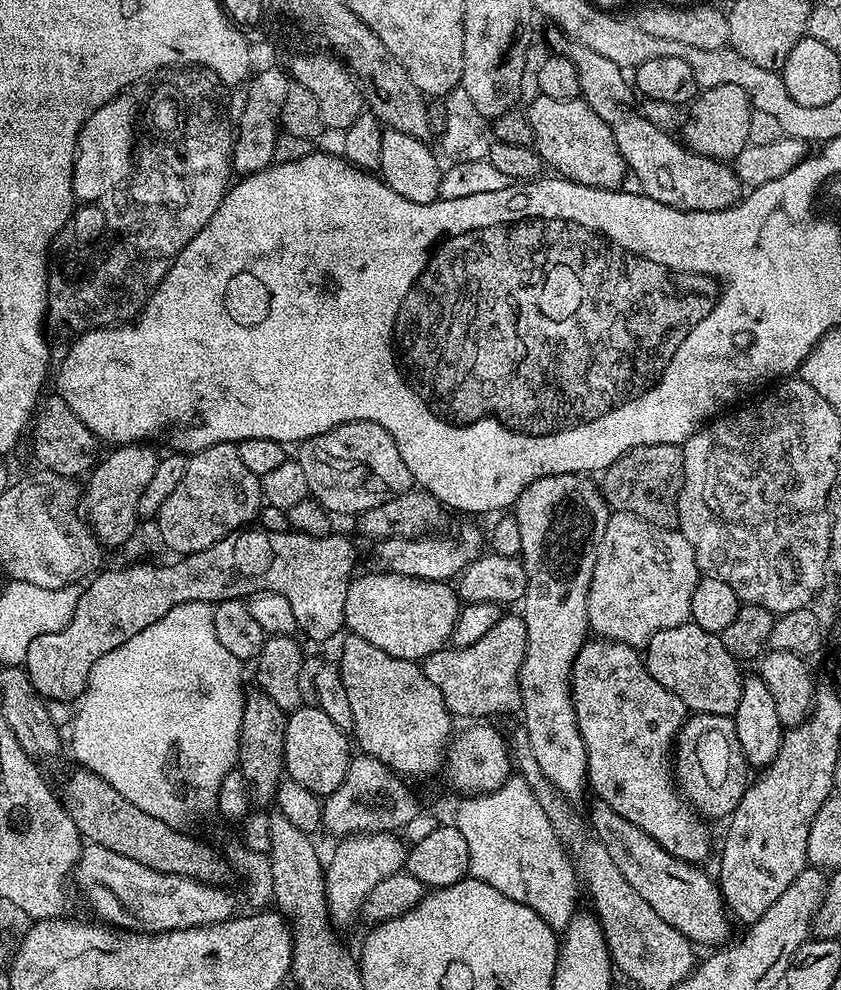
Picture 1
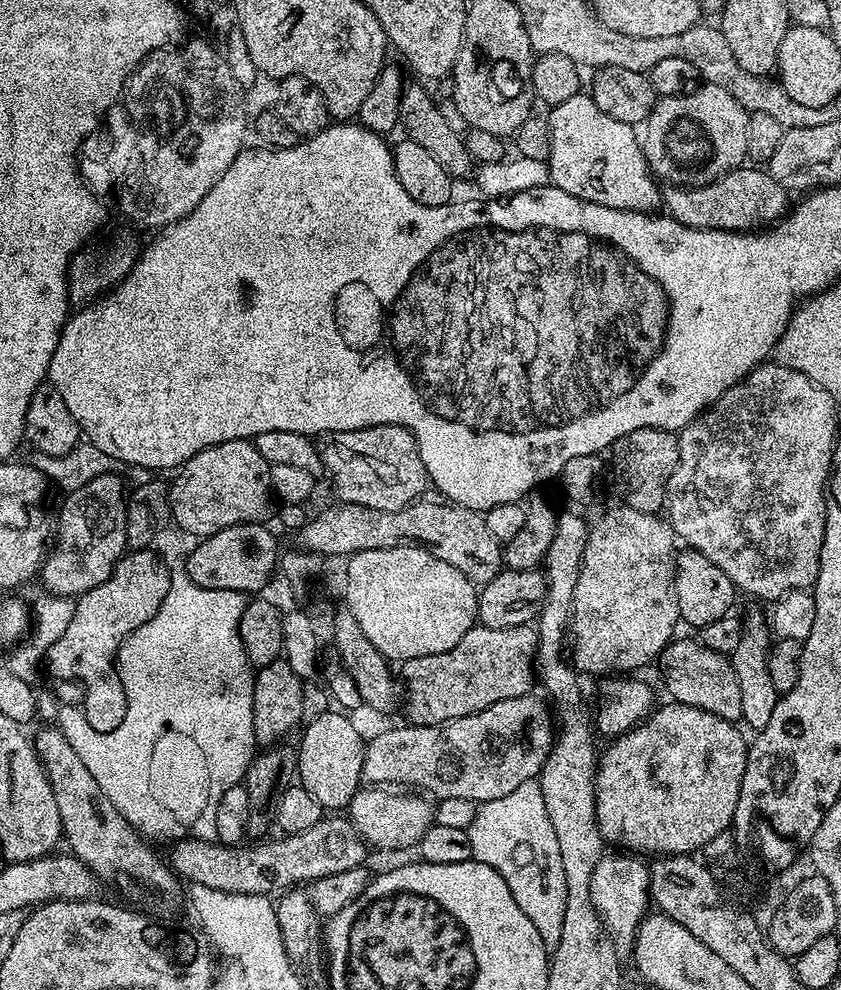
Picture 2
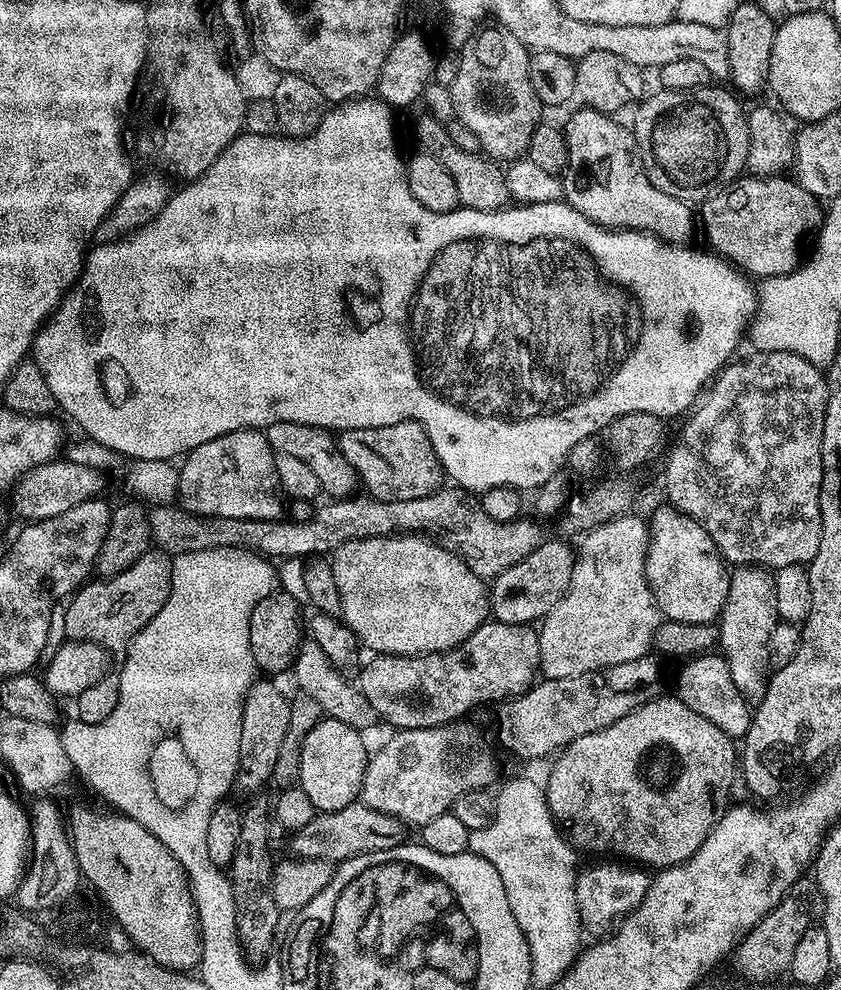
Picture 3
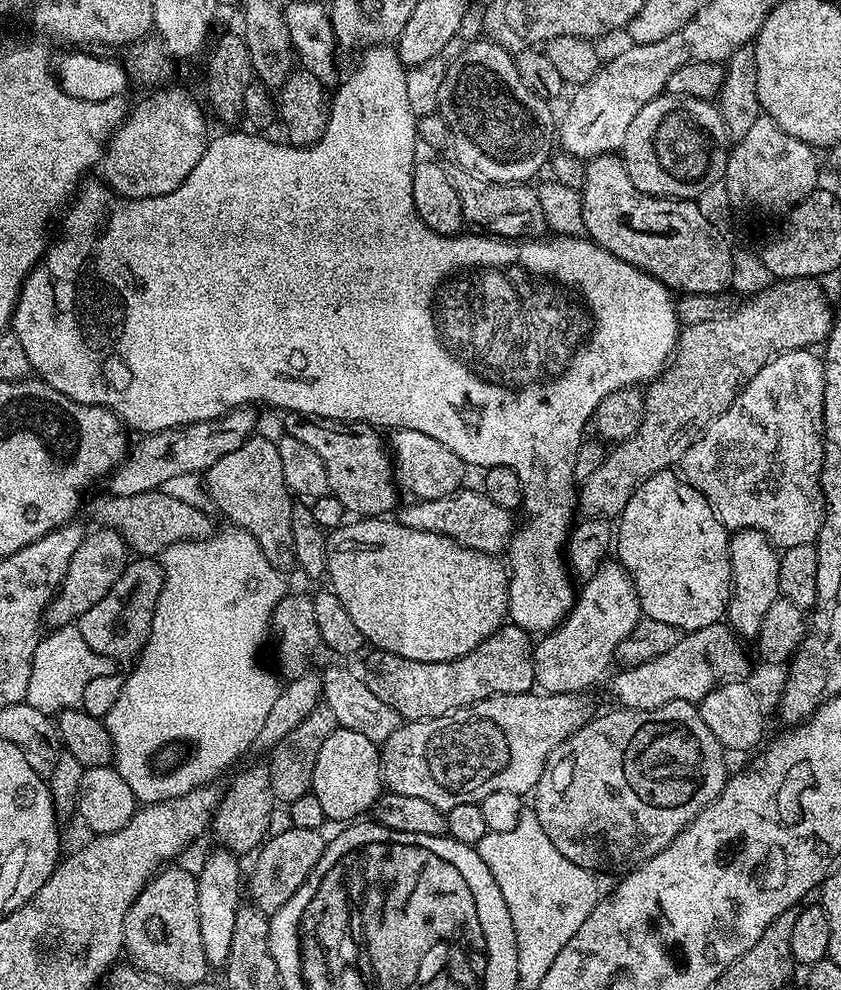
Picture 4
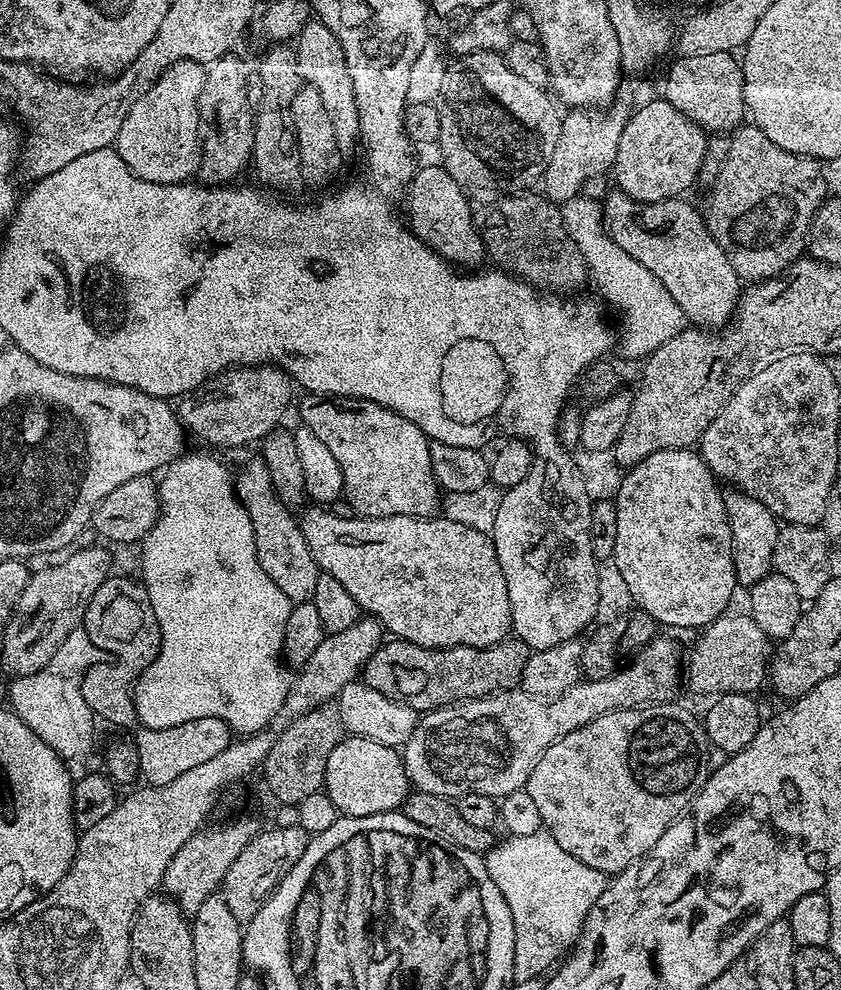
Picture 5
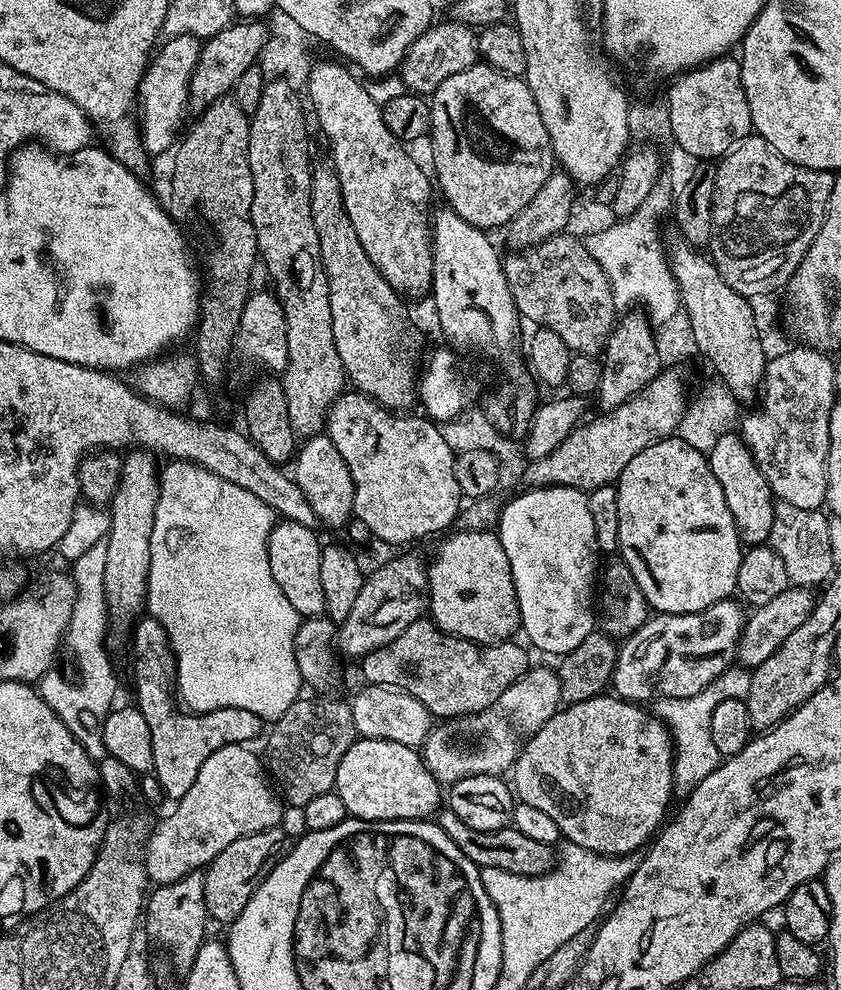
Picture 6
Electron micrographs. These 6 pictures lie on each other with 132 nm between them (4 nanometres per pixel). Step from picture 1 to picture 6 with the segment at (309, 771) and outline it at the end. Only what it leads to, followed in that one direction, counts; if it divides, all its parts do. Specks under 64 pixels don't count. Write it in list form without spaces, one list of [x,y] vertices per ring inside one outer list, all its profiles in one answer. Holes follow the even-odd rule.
[[[357,738],[350,750],[342,754],[342,762],[338,762],[334,790],[346,805],[349,817],[358,820],[426,820],[435,817],[442,808],[440,781],[434,778],[434,774],[430,774],[424,764],[423,755],[415,748],[402,746],[402,742]]]

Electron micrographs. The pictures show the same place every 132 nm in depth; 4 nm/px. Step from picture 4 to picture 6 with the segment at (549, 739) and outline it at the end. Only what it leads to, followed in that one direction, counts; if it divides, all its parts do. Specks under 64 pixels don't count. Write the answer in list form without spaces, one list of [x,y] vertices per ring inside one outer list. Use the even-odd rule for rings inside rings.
[[[732,598],[690,614],[653,615],[619,645],[610,681],[615,695],[622,700],[648,702],[644,700],[698,694],[733,663],[745,619],[745,609]],[[500,710],[475,712],[439,721],[424,739],[424,764],[441,785],[451,786],[467,776],[500,776],[507,773],[518,755],[517,733]]]

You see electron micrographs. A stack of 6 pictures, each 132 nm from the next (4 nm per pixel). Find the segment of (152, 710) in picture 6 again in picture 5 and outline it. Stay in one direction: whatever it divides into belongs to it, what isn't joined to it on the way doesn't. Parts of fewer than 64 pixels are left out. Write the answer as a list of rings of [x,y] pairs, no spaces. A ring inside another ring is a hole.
[[[109,575],[108,580],[98,586],[94,598],[90,598],[82,625],[90,642],[98,646],[101,654],[108,655],[109,652],[116,664],[90,669],[82,678],[82,698],[86,698],[86,706],[90,706],[92,715],[103,723],[105,720],[116,728],[132,728],[138,724],[134,685],[160,652],[160,627],[143,583],[136,578],[131,580],[128,576],[116,575]],[[194,718],[176,724],[173,728],[140,726],[137,729],[134,741],[140,759],[140,776],[145,785],[153,788],[166,786],[174,782],[174,778],[186,774],[186,770],[190,770],[193,766],[222,754],[222,750],[226,750],[226,746],[234,739],[232,729],[226,722],[222,722],[222,718]]]

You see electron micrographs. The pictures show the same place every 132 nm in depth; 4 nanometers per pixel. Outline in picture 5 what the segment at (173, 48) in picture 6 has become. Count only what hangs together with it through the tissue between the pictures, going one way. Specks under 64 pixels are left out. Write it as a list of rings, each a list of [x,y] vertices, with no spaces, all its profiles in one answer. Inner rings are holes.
[[[179,60],[160,75],[130,106],[122,130],[114,145],[117,154],[138,178],[159,184],[182,184],[193,179],[200,162],[202,125],[198,114],[198,94],[206,83],[205,65],[193,60]]]

